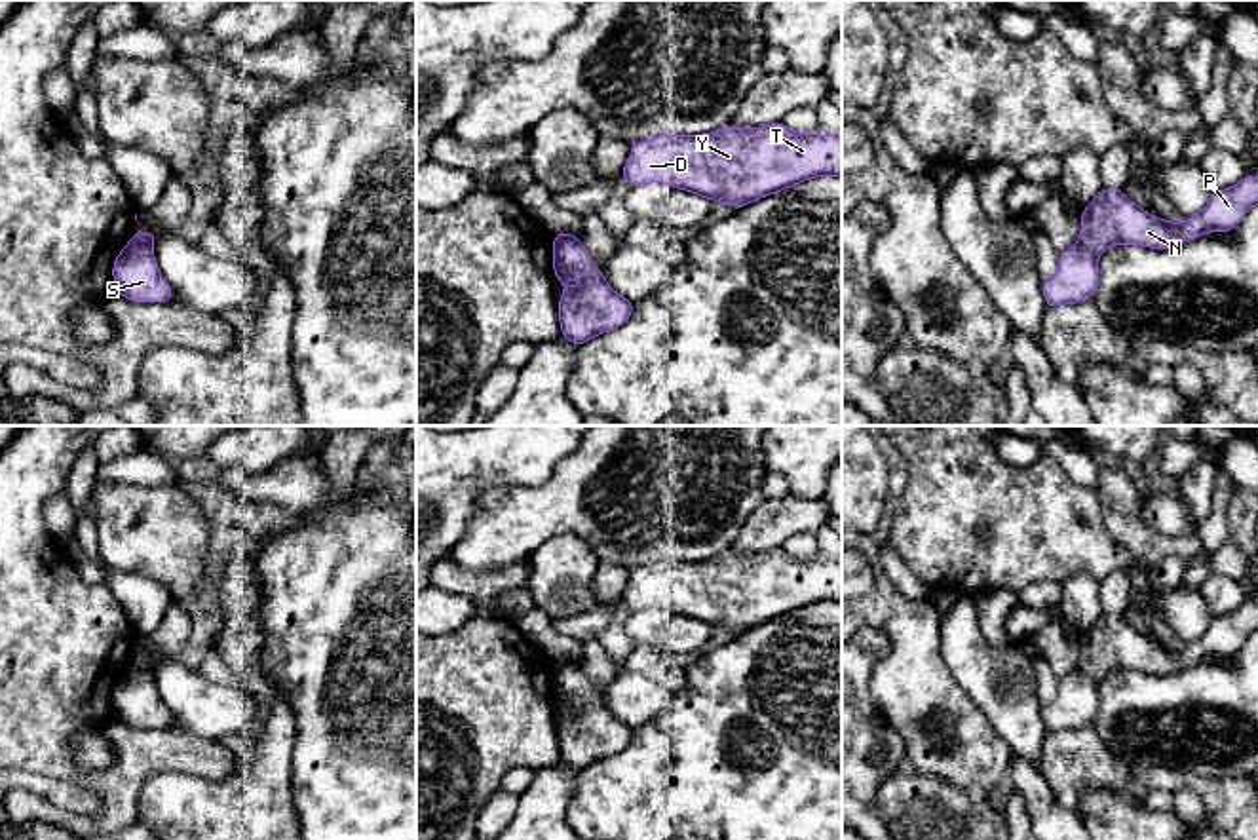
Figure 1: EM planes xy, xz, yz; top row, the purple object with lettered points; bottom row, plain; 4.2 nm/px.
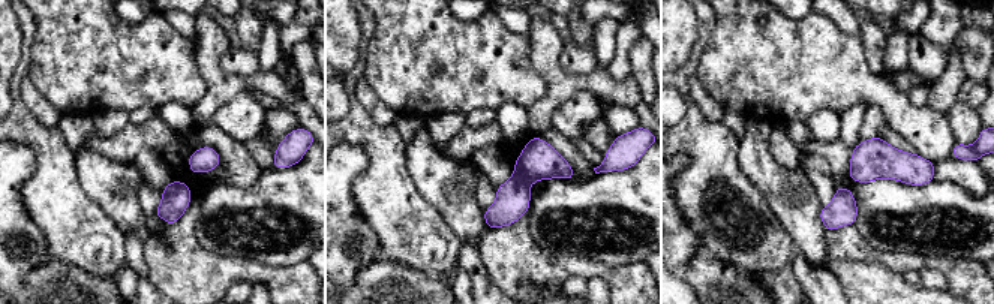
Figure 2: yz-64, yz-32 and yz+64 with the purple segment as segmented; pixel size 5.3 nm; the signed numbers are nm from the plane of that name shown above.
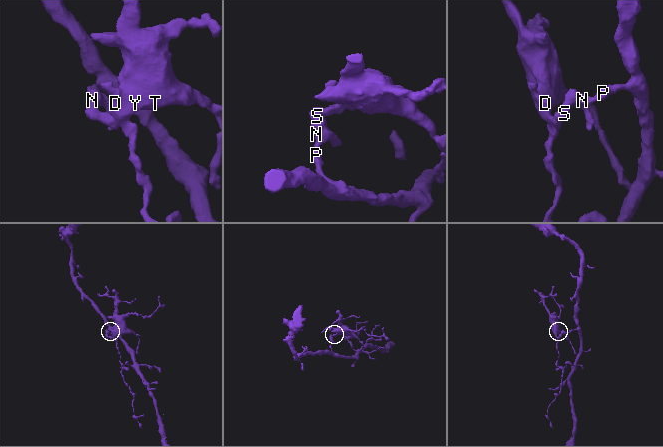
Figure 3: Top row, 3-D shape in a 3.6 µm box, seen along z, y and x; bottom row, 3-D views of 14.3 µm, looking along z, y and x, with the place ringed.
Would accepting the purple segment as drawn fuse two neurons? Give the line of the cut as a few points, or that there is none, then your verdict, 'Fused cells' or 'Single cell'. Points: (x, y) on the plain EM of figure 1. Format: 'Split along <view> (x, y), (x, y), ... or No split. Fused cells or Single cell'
Split along xy (132, 666), (152, 673). Fused cells

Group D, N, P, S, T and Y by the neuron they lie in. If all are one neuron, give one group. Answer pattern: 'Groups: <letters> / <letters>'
Groups: D S T Y / N P

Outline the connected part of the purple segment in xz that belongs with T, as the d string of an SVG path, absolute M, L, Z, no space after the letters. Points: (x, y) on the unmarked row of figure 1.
M783 547L658 561L631 570L619 602L631 612L663 608L741 635L815 602L842 602L842 564L798 559Z

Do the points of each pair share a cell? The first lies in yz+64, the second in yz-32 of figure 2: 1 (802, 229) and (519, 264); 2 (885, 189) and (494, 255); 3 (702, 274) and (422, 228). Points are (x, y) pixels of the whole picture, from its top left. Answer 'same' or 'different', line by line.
1: different
2: different
3: different

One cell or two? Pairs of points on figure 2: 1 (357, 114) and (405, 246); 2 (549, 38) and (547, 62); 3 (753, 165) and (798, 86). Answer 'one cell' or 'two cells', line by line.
1: one cell
2: one cell
3: two cells

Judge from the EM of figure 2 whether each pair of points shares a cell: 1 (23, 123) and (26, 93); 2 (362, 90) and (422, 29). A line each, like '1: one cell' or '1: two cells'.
1: two cells
2: two cells

